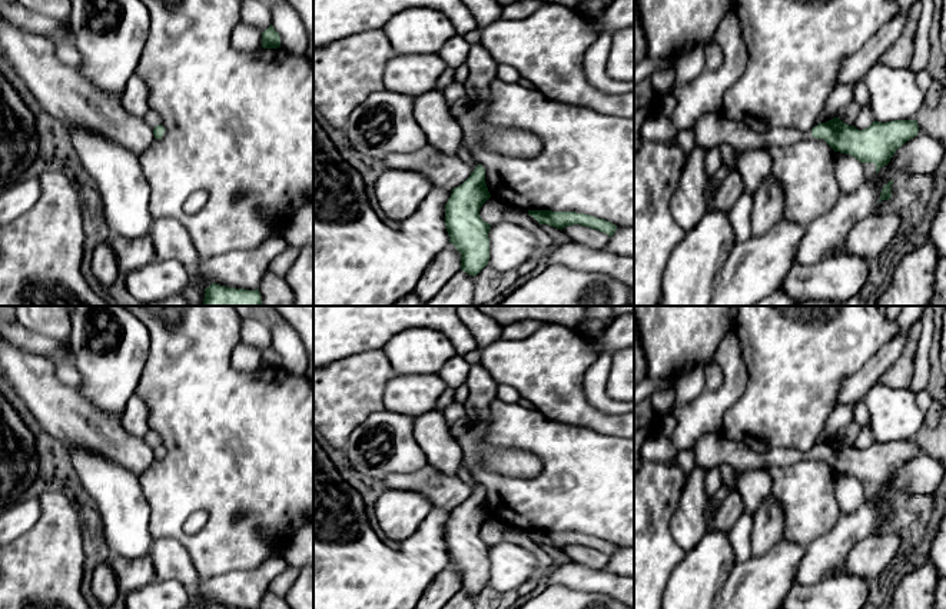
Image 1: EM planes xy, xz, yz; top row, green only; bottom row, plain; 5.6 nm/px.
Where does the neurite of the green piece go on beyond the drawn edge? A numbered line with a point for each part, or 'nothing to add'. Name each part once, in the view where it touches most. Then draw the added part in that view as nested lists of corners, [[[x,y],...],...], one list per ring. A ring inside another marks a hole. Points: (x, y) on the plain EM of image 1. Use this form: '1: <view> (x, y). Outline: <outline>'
1: yz (712, 451). Outline: [[[723,432],[701,436],[693,452],[696,465],[706,473],[721,465],[728,465],[736,472],[744,473],[766,466],[786,467],[813,457],[811,450],[803,452],[796,447],[773,447],[766,453],[759,453],[748,443],[727,439]]]

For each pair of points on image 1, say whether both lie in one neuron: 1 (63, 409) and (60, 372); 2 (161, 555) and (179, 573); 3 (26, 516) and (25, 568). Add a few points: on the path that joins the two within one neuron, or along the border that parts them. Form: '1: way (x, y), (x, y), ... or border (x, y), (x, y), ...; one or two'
1: border (55, 365), (55, 376), (75, 389); two
2: way (165, 559), (175, 569); one
3: border (39, 499), (37, 521), (15, 541); two

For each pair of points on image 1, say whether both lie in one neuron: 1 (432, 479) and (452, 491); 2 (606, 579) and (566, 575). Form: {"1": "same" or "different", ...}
{"1": "same", "2": "same"}

